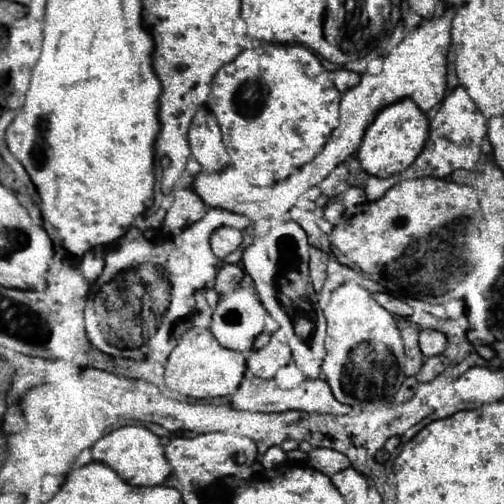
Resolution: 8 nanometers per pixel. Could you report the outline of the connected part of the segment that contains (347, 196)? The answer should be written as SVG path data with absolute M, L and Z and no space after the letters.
M348 187L348 189L342 193L342 203L344 203L346 207L356 205L356 203L364 203L364 201L366 201L366 193L364 193L364 189L360 189L360 187Z

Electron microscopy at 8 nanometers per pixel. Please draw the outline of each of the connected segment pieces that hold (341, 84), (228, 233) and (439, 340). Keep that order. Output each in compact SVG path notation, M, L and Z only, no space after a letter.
M336 69L336 71L334 71L334 85L336 85L336 89L338 89L340 93L344 93L344 91L350 89L352 85L356 85L358 79L360 79L360 75L354 73L354 71L348 71L348 69Z
M226 225L218 227L212 231L210 245L212 245L212 253L216 257L224 257L240 245L240 231L234 227L226 227Z
M420 331L420 339L418 339L418 347L422 357L432 357L432 355L440 355L446 347L444 335L436 333L436 331Z

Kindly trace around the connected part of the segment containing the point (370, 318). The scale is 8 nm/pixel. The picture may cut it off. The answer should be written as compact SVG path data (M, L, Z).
M342 283L336 287L330 301L322 307L322 313L328 325L328 353L322 365L322 375L330 383L336 399L344 403L344 395L348 395L352 401L364 403L372 399L394 397L398 385L404 379L404 343L394 317L374 299L366 287L358 283Z

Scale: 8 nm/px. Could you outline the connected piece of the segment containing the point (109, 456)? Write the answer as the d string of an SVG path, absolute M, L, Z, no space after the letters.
M124 425L110 431L92 447L92 455L96 461L110 465L130 485L158 485L172 473L160 437L144 425Z

